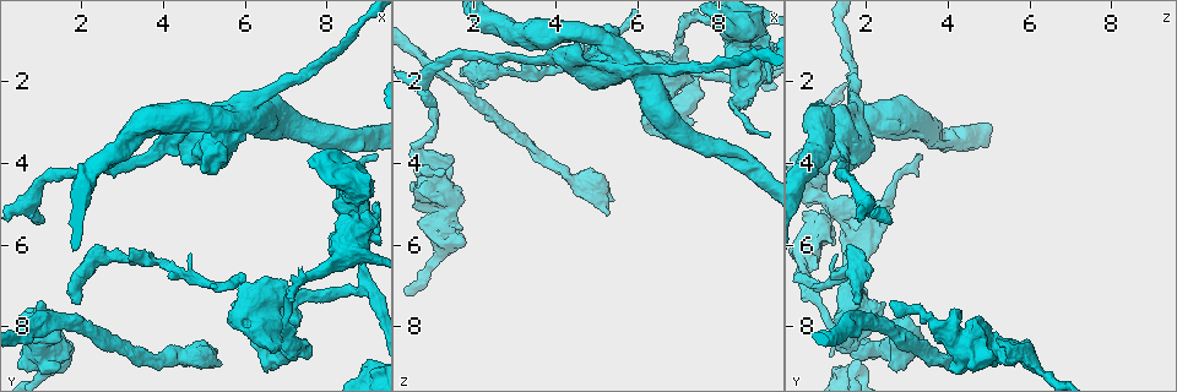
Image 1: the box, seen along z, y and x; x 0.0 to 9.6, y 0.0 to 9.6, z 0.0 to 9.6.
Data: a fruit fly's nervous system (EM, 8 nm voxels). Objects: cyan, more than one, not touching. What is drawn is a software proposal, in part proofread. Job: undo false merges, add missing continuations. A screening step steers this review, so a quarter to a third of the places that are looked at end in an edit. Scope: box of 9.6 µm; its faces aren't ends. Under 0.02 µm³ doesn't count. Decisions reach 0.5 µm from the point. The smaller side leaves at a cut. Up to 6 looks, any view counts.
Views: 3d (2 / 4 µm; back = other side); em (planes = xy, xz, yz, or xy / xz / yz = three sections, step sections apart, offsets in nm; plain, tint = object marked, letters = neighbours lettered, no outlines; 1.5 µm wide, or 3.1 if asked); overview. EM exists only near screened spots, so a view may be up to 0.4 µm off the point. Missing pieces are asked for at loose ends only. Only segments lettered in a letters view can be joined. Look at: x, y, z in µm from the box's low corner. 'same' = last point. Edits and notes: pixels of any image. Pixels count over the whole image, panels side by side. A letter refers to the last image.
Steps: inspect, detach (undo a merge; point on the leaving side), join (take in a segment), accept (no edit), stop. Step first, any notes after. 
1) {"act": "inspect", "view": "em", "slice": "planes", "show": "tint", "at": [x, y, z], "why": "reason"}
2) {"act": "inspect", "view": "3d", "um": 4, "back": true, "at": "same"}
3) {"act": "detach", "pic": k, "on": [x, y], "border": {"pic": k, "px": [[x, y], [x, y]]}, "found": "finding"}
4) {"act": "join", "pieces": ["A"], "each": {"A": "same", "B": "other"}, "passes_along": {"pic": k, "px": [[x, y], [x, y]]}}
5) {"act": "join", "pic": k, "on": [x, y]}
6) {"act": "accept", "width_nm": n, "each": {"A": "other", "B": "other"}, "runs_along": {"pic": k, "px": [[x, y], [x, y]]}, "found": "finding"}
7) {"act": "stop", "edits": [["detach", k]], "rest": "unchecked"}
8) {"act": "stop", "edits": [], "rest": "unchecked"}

{"act": "inspect", "view": "3d", "um": 4, "at": [8.45, 4.90, 2.50]}

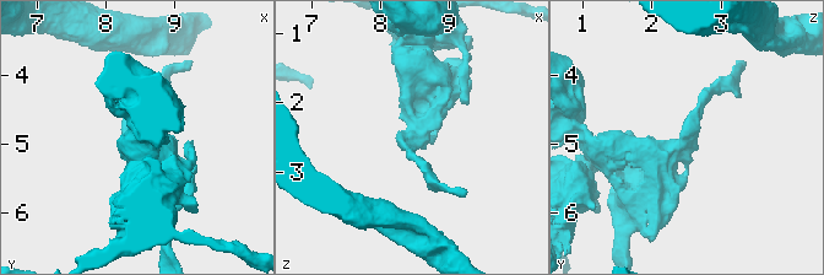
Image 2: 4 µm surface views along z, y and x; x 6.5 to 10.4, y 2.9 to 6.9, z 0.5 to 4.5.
{"act": "inspect", "view": "em", "slice": "xz", "step": 4, "show": "letters", "at": [8.45, 4.95, 2.45]}

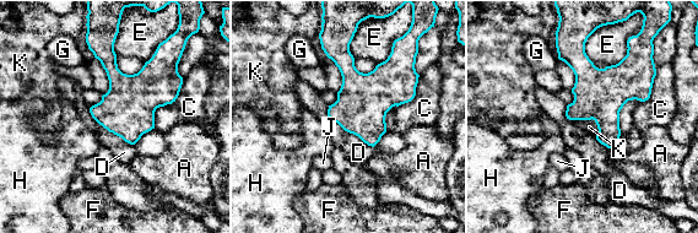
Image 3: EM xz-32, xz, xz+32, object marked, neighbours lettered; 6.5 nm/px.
{"act": "accept", "each": {"A": "other", "C": "other", "D": "other", "E": "other", "F": "other", "G": "other", "H": "other", "J": "other", "K": "other"}, "border": {"pic": 3, "px": [[568, 118], [591, 119], [596, 137]]}, "found": "all the same neuron"}

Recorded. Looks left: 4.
{"act": "inspect", "view": "3d", "um": 4, "at": [9.05, 8.85, 1.80], "why": "stops while still wide"}

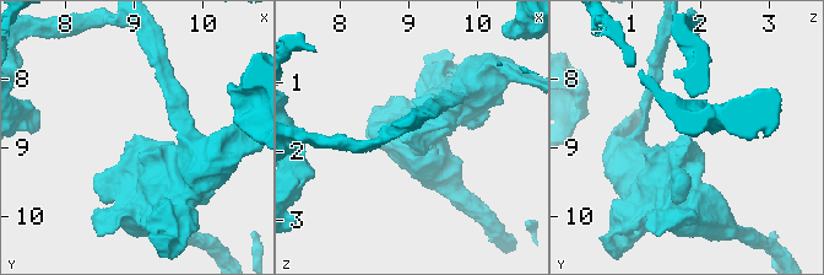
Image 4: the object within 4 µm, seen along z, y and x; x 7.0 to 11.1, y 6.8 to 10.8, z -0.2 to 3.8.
{"act": "inspect", "view": "em", "slice": "planes", "show": "plain", "at": [9.00, 8.80, 1.75], "why": "shape alone is not enough"}

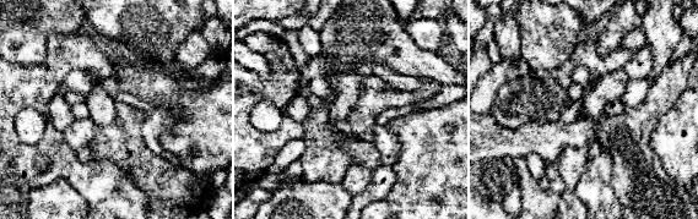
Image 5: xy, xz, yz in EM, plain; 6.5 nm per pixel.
{"act": "inspect", "view": "em", "slice": "planes", "show": "letters", "at": "same", "why": "see the neighbours"}

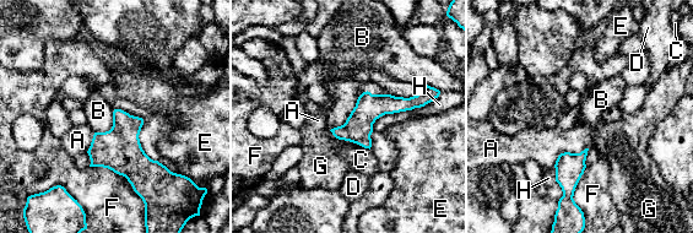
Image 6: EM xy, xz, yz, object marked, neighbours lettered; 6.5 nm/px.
{"act": "accept", "longest_contact_nm": ["B", 340], "each": {"A": "other", "B": "other", "C": "other", "D": "other", "E": "other", "F": "other", "G": "other", "H": "other"}, "found": "no lettered segment goes on from it"}

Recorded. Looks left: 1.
{"act": "stop", "edits": [], "rest": "unchecked"}

